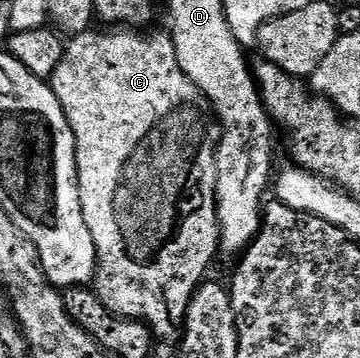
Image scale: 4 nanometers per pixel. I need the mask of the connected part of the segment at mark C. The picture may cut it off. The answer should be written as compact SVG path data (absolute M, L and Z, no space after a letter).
M89 28L84 33L69 37L64 46L64 55L60 57L50 85L56 98L62 104L66 120L72 129L76 145L76 187L80 189L80 215L84 217L84 226L89 230L96 250L96 273L94 292L100 303L111 314L132 321L141 321L149 327L157 338L175 339L178 334L171 321L174 314L183 315L184 307L193 291L200 285L215 252L218 252L220 230L216 216L215 203L212 201L215 191L214 167L215 151L213 143L208 140L208 110L202 105L200 89L186 77L176 64L176 53L169 35L139 34L136 28Z

